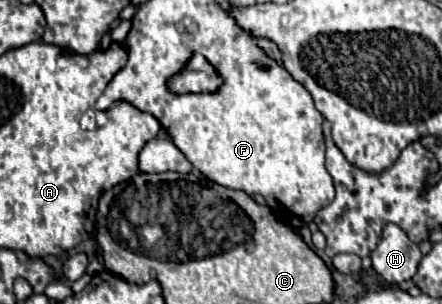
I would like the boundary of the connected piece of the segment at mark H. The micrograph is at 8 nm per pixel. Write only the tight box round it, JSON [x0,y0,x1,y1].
[371,224,421,284]

